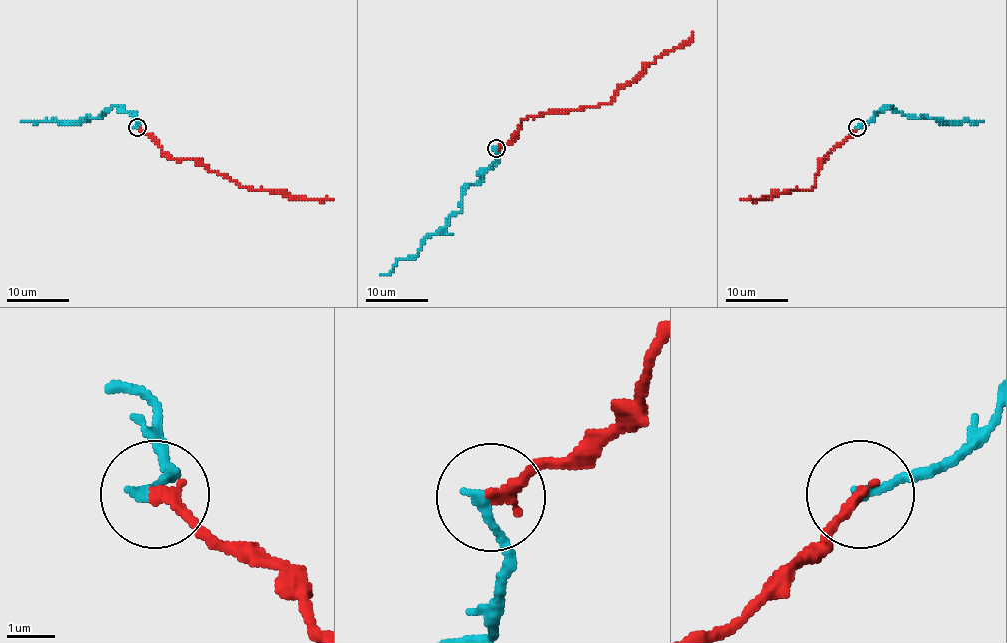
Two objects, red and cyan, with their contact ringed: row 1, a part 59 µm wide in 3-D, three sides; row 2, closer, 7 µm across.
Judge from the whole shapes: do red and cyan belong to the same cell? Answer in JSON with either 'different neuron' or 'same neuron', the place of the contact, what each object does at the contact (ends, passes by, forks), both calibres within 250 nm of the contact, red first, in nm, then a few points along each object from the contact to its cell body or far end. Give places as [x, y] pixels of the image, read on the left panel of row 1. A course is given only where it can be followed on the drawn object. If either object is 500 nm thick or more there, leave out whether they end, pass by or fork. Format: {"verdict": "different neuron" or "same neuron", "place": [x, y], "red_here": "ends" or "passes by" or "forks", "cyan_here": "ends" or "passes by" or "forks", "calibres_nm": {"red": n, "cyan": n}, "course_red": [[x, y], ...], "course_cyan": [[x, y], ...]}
{"verdict": "different neuron", "place": [137, 127], "red_here": "ends", "cyan_here": "ends", "calibres_nm": {"red": 240, "cyan": 200}, "course_red": [[137, 127], [153, 138], [165, 155], [178, 159], [195, 158], [210, 170], [254, 190], [333, 198]], "course_cyan": [[137, 127], [136, 116], [122, 106], [111, 106], [101, 117], [67, 124], [55, 120], [22, 122]]}

